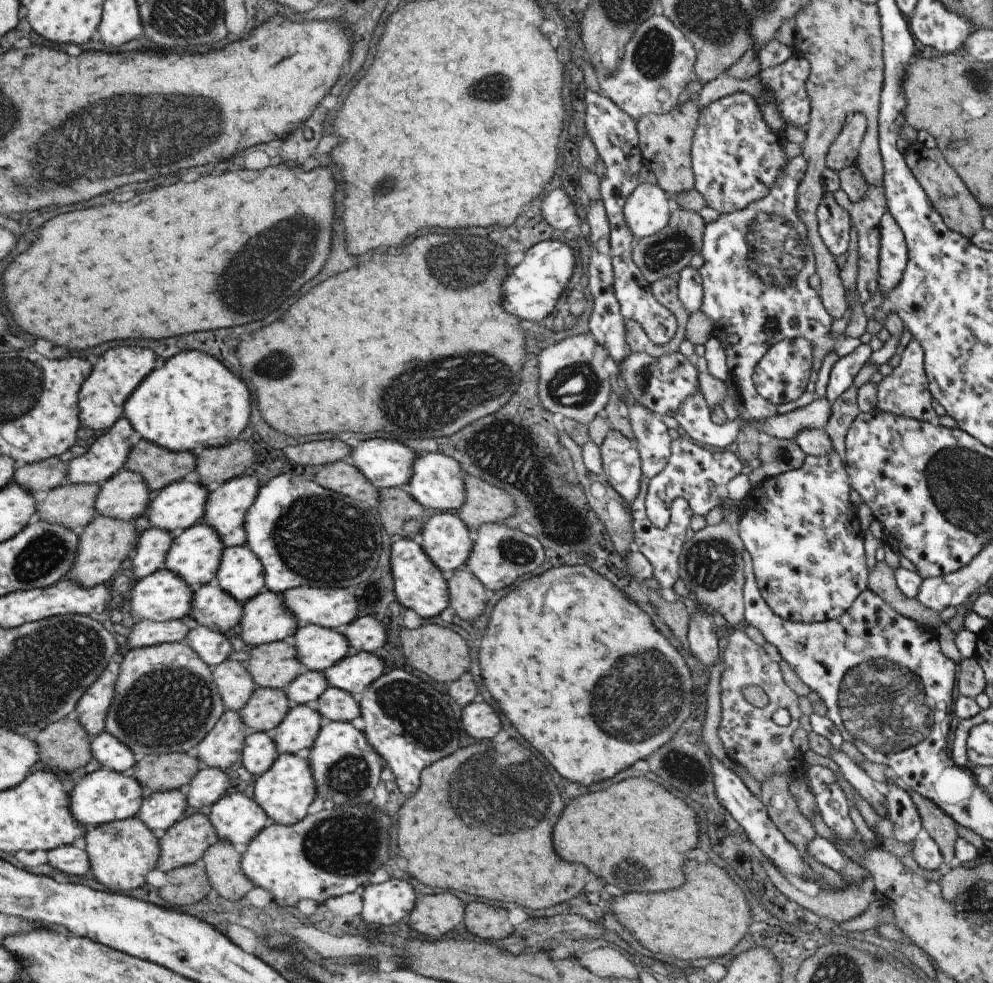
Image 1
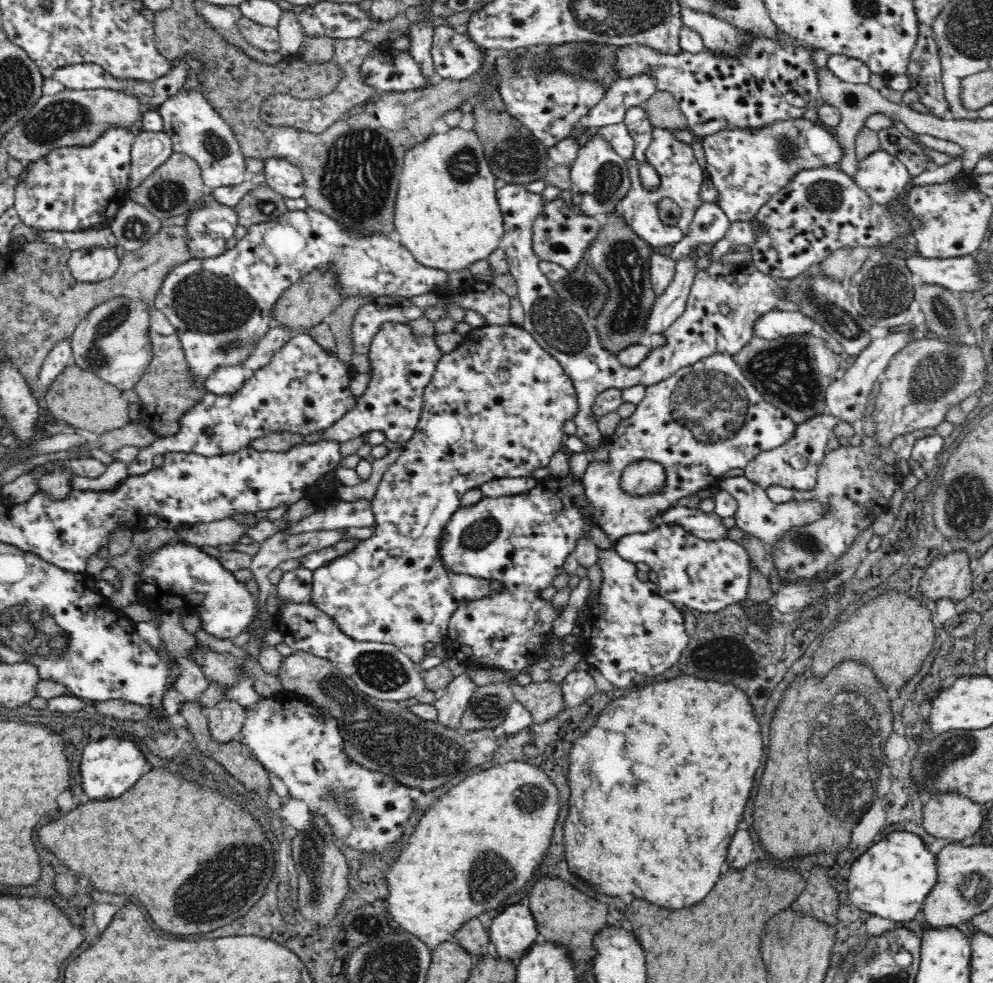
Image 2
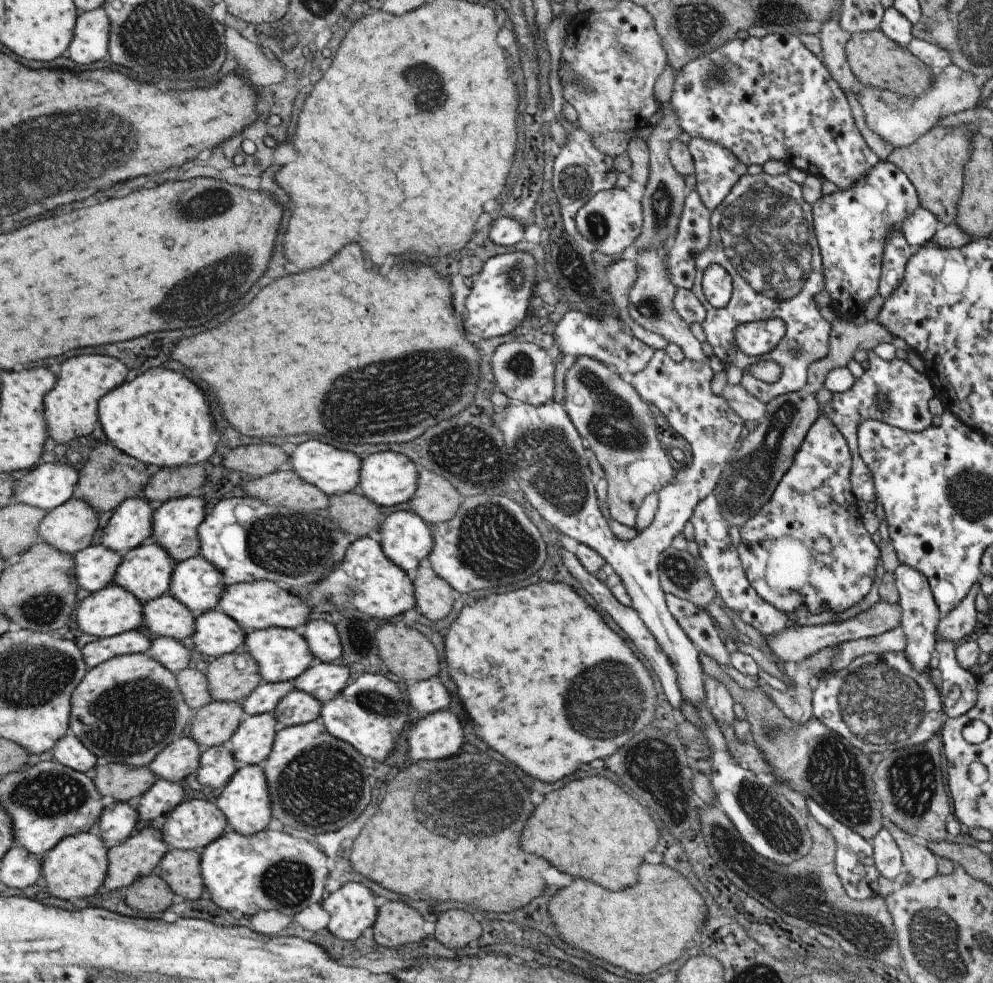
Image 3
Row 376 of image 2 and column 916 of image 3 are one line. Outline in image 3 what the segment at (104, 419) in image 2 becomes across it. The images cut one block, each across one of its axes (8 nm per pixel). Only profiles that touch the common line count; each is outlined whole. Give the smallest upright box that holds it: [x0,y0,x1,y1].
[844,29,934,99]

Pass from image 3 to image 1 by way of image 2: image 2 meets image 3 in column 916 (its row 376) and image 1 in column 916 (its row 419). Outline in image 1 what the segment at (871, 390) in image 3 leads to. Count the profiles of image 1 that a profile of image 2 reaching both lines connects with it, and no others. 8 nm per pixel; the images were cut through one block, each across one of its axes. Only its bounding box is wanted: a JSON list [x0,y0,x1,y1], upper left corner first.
[876,338,936,422]

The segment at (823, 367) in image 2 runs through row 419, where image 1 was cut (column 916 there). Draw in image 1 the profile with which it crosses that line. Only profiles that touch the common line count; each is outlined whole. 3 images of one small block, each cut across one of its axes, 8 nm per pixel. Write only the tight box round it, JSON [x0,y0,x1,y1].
[905,787,957,868]

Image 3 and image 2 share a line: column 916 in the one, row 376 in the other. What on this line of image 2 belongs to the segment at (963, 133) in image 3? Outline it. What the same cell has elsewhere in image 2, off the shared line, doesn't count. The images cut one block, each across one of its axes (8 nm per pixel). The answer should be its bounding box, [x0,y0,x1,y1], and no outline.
[133,330,209,437]

